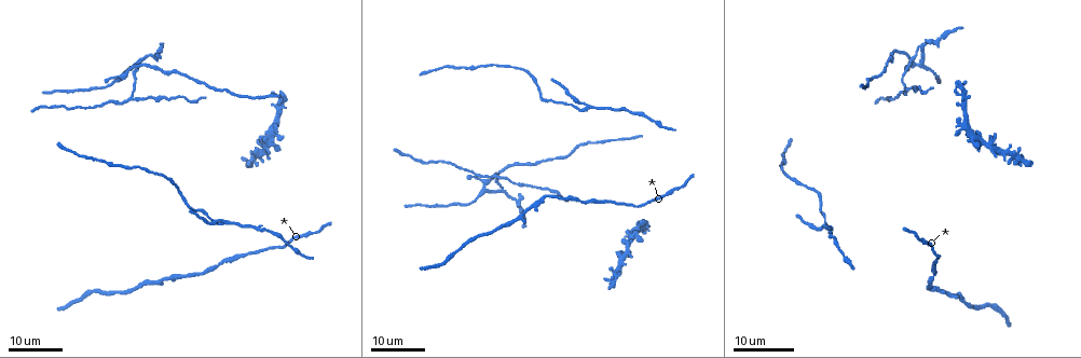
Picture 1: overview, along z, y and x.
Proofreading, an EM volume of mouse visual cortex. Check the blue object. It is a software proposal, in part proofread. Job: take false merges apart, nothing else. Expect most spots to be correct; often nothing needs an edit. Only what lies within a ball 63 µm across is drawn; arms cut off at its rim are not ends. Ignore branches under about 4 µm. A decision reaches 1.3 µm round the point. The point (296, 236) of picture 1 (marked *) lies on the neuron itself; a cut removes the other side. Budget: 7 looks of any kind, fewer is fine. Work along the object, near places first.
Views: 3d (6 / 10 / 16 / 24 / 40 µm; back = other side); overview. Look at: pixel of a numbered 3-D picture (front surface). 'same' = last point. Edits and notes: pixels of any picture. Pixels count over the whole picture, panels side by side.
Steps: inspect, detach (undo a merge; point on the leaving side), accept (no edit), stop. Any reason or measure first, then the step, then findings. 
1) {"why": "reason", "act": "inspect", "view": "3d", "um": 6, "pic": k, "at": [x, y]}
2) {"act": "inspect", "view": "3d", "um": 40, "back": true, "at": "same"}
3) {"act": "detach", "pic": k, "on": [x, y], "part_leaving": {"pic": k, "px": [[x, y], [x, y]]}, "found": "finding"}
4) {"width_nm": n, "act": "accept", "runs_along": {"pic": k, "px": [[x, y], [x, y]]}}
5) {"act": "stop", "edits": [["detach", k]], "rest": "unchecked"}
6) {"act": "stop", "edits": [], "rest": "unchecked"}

{"why": "branch point", "act": "inspect", "view": "3d", "um": 16, "pic": 1, "at": [588, 105]}

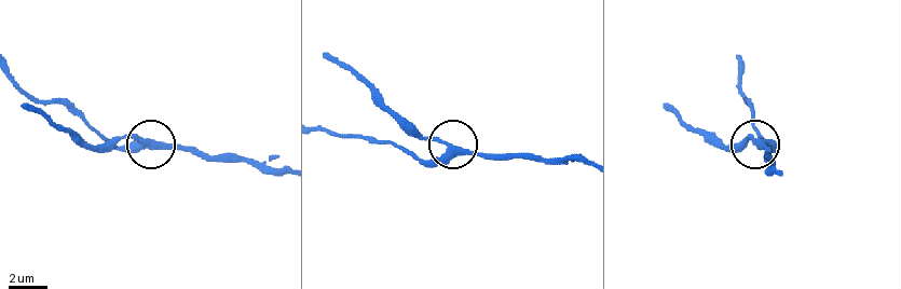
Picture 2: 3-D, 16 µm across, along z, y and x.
{"why": "closer look", "act": "inspect", "view": "3d", "um": 10, "pic": 2, "at": [450, 151]}

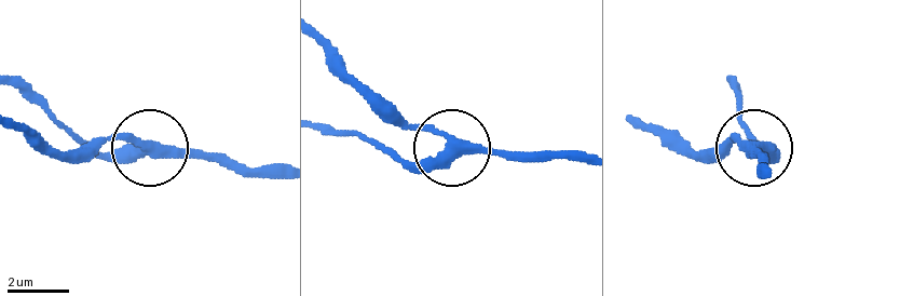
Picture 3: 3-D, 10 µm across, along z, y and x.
{"side_arm_um": 9, "act": "accept", "runs_along": {"pic": 3, "px": [[281, 175], [157, 151], [125, 136], [82, 144]]}, "found": "all the same neuron"}

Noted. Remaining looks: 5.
{"act": "inspect", "view": "3d", "um": 24, "pic": 1, "at": [972, 140]}

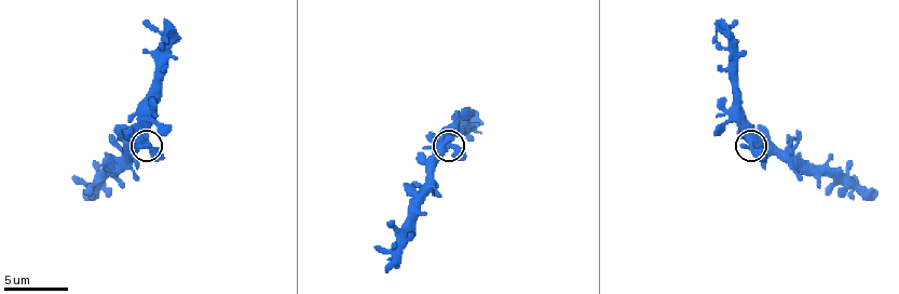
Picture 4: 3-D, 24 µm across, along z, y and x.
{"why": "closer look", "act": "inspect", "view": "3d", "um": 6, "pic": 4, "at": [144, 145]}

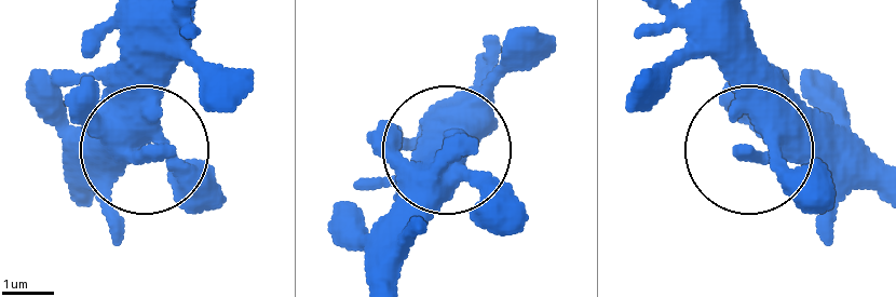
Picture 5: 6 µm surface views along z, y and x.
{"act": "accept", "found": "continuous, no second neuron"}

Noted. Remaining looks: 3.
{"act": "inspect", "view": "3d", "um": 16, "pic": 1, "at": [918, 66]}

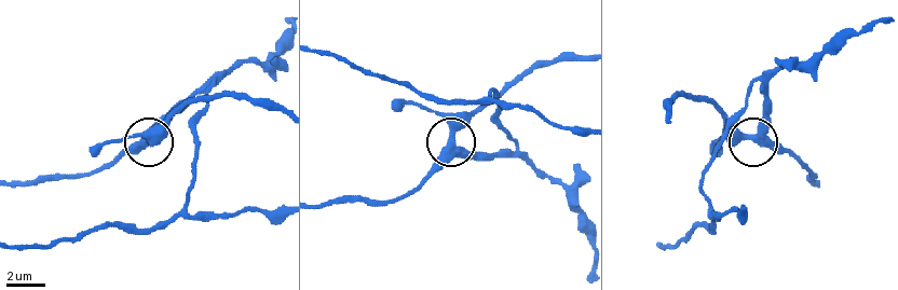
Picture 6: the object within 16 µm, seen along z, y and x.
{"act": "inspect", "view": "3d", "um": 6, "pic": 6, "at": [749, 136]}

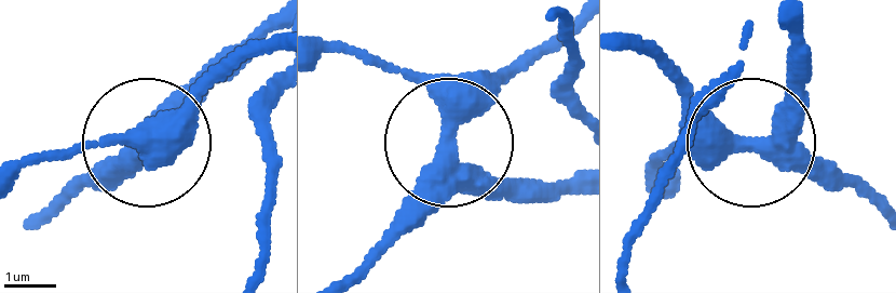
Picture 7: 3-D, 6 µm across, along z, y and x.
{"side_arm_um": 17, "act": "detach", "pic": 7, "on": [506, 199], "part_leaving": {"pic": 7, "px": [[462, 183], [574, 183]]}, "found": "two neurons meet here"}

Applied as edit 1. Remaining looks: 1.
{"act": "stop", "edits": [["detach", 7]], "rest": "unchecked"}

